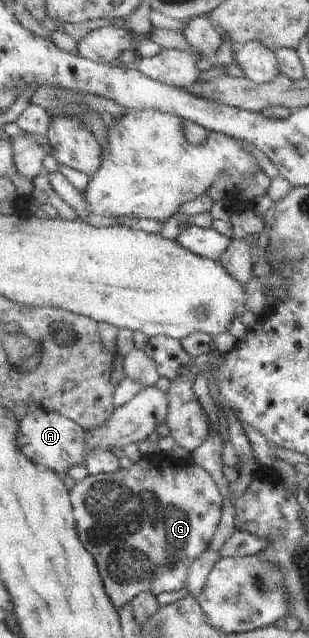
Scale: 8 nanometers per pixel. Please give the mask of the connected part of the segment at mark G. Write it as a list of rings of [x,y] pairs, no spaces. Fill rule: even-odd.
[[[165,453],[159,455],[142,455],[129,468],[120,468],[115,473],[89,474],[83,480],[77,482],[70,490],[77,527],[80,532],[80,540],[88,548],[89,553],[96,559],[109,599],[112,600],[116,607],[126,606],[142,593],[152,593],[155,596],[159,596],[162,592],[177,592],[177,590],[186,588],[188,586],[188,573],[191,564],[197,558],[200,558],[205,553],[205,550],[210,548],[212,539],[217,534],[217,528],[223,519],[224,496],[221,495],[220,488],[217,487],[216,480],[212,478],[212,475],[192,461],[185,468],[179,469],[173,467],[173,461],[174,459],[165,456]]]

